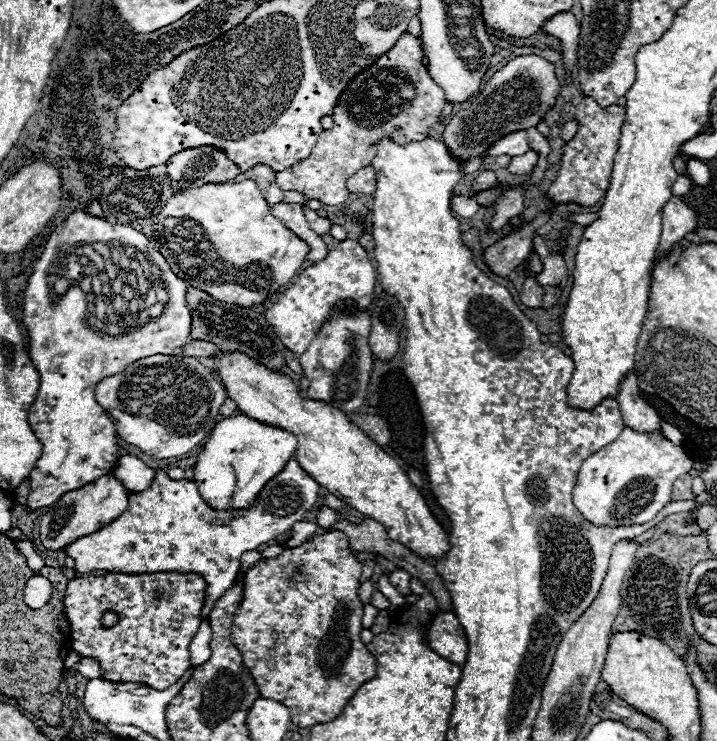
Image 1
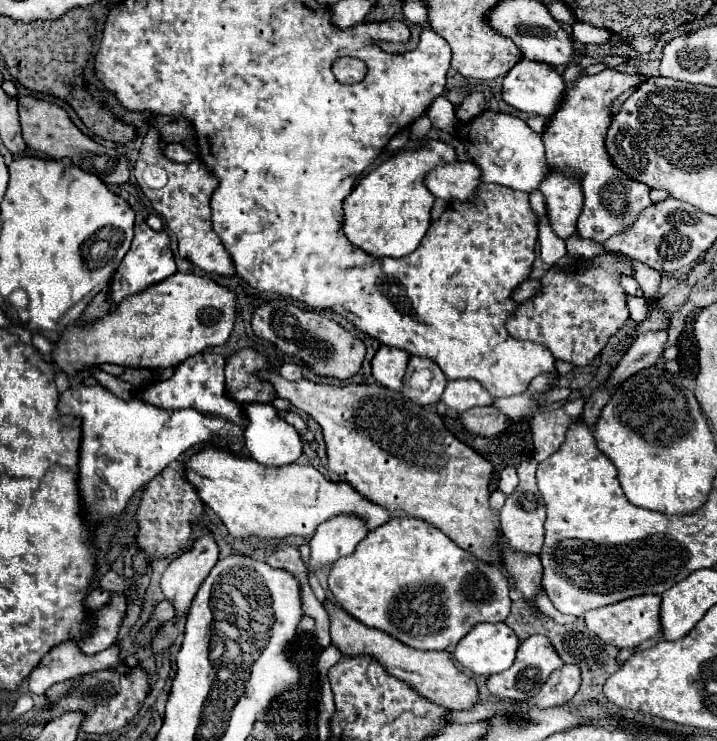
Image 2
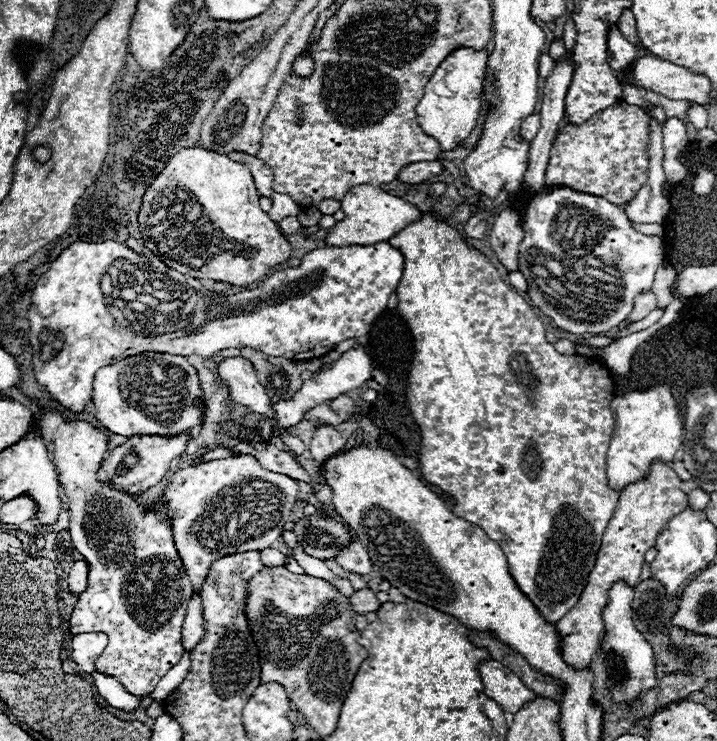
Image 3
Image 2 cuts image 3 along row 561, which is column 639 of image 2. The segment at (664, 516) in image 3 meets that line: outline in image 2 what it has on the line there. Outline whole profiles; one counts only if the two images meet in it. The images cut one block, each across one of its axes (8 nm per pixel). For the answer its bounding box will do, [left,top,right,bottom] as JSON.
[584,594,662,648]

